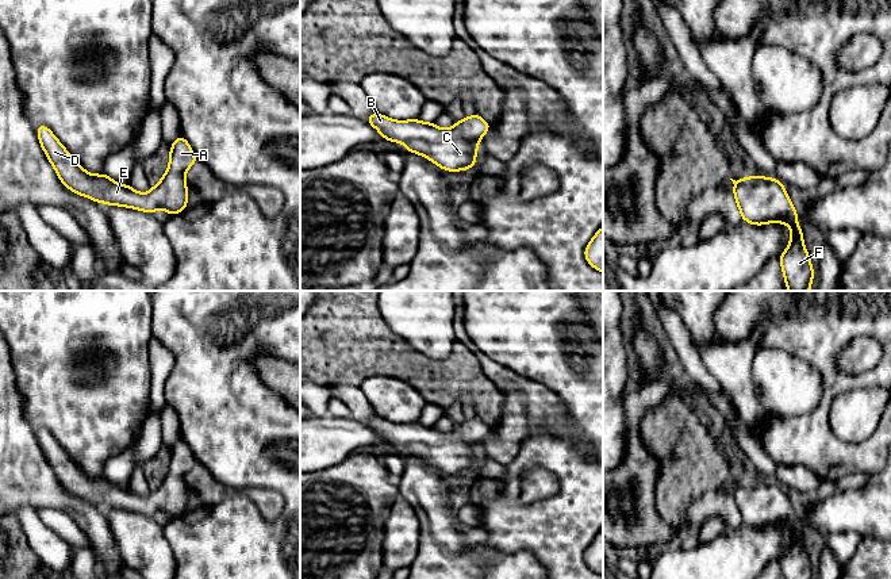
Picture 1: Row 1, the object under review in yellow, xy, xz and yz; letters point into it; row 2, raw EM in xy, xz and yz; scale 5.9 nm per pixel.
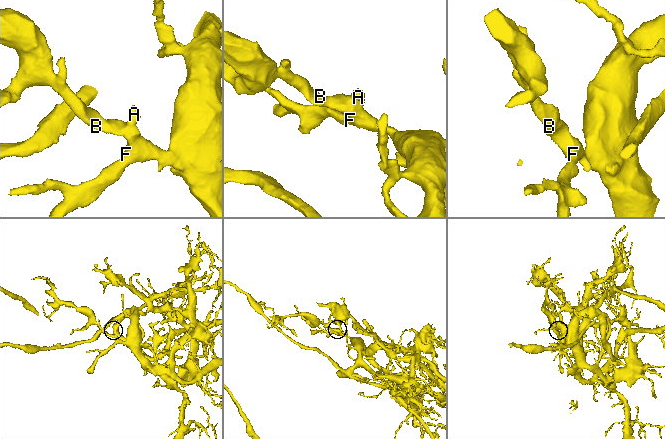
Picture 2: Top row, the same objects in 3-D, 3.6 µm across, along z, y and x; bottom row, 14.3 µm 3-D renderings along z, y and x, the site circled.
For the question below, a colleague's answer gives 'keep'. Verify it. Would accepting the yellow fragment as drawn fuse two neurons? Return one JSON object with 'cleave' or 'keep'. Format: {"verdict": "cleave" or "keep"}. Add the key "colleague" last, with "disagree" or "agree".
{"verdict": "keep", "colleague": "agree"}

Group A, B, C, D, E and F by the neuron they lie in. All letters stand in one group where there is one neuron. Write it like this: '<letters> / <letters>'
A B C D E F

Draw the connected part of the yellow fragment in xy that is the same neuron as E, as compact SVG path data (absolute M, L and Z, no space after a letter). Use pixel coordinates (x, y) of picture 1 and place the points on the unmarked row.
M38 427L37 438L61 486L80 499L103 507L135 511L147 517L162 511L169 518L176 518L188 511L188 488L184 479L197 465L197 460L181 437L170 448L166 475L147 496L141 496L131 488L119 487L105 476L88 476L47 429Z

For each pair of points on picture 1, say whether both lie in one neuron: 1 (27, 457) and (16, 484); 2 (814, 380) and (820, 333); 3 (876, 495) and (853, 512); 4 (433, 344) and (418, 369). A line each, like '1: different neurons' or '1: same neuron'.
1: same neuron
2: different neurons
3: same neuron
4: different neurons

